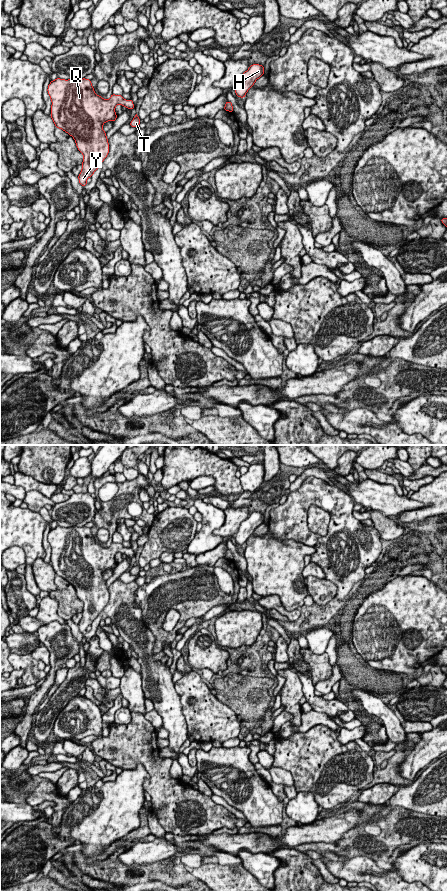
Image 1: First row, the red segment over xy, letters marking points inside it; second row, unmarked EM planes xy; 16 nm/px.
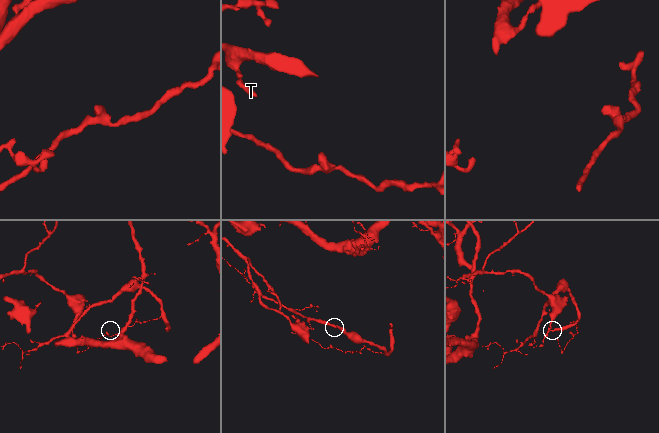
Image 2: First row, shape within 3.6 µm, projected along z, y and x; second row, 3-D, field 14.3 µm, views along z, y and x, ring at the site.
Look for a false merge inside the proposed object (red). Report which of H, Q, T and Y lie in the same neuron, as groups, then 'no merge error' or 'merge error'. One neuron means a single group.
groups H T / Q Y; merge error

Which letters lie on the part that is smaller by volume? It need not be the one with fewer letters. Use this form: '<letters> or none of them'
H, T

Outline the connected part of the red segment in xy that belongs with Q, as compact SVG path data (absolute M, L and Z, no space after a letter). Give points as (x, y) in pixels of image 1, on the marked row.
M57 78L48 85L48 94L52 101L51 118L57 128L60 128L71 135L78 150L83 154L82 170L78 176L79 183L84 187L87 179L101 165L109 153L109 143L106 132L103 131L103 124L107 121L115 121L117 115L115 107L120 104L132 110L133 101L125 100L121 95L112 94L108 100L95 94L94 88L89 79Z

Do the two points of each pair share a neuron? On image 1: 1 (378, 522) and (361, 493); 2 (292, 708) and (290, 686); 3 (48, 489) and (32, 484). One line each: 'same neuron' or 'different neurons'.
1: different neurons
2: same neuron
3: same neuron

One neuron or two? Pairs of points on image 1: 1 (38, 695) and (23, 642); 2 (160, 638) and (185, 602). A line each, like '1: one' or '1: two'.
1: two
2: one

